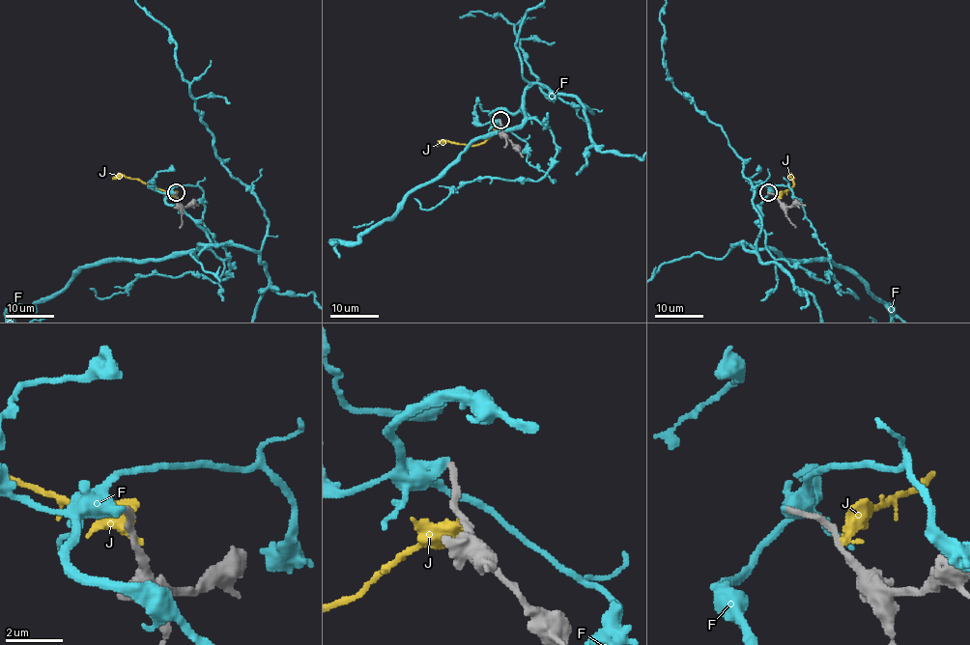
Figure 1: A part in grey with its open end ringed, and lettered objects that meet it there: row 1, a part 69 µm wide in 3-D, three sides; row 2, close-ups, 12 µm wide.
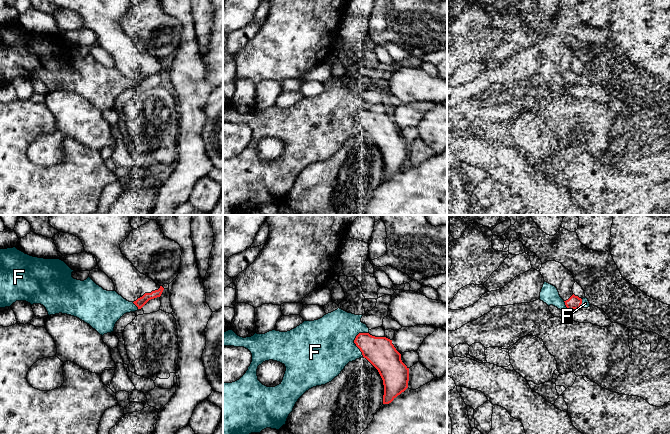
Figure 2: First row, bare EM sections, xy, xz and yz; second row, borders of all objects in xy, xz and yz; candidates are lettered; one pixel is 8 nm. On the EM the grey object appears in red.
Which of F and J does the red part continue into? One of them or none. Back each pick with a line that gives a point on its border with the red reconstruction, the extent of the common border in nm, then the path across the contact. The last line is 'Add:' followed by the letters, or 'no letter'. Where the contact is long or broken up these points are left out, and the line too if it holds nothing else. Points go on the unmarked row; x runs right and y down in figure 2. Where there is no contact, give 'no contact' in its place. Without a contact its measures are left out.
Add: no letter

